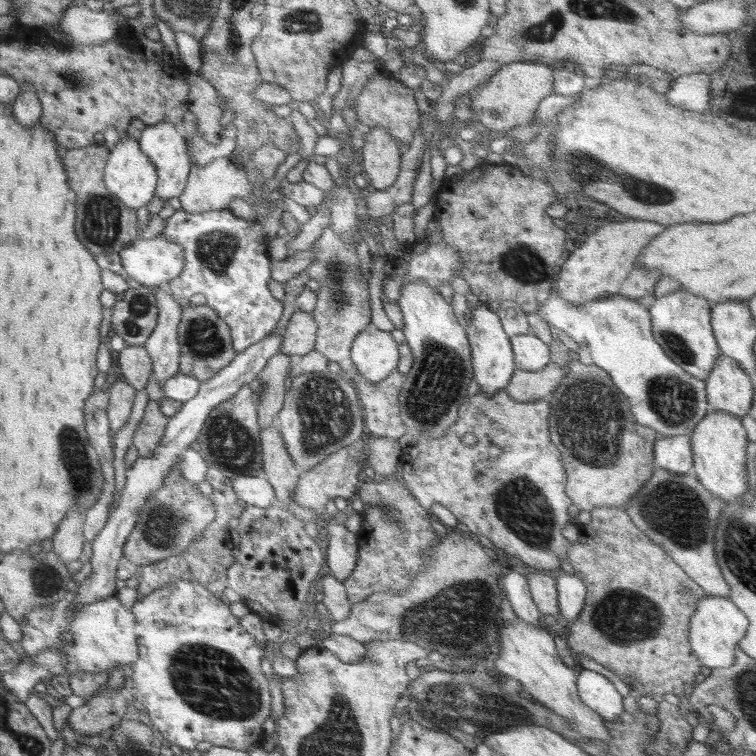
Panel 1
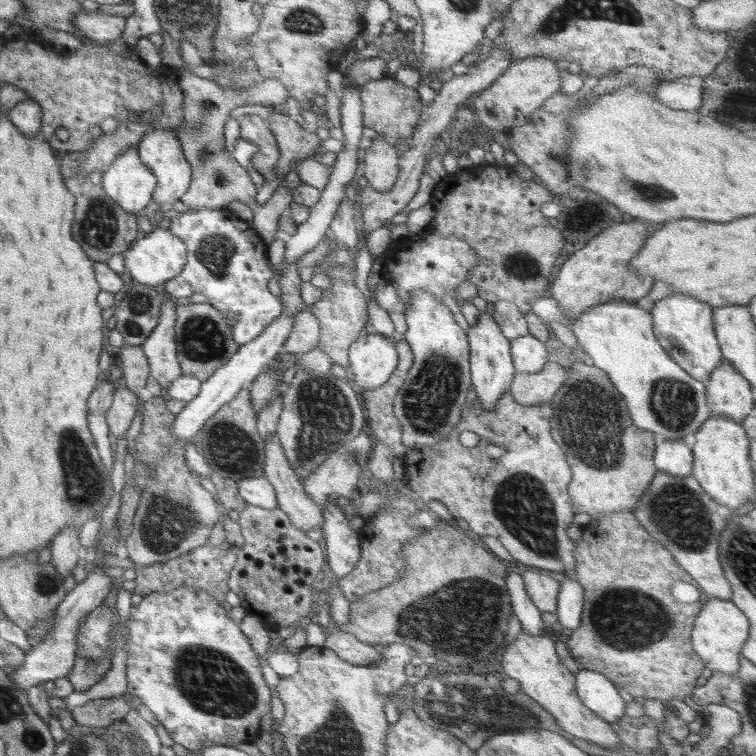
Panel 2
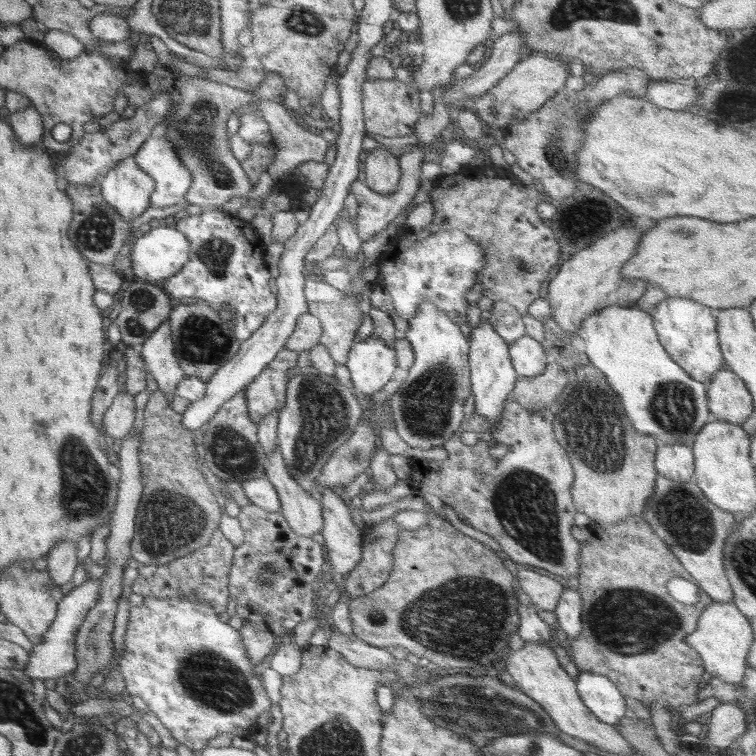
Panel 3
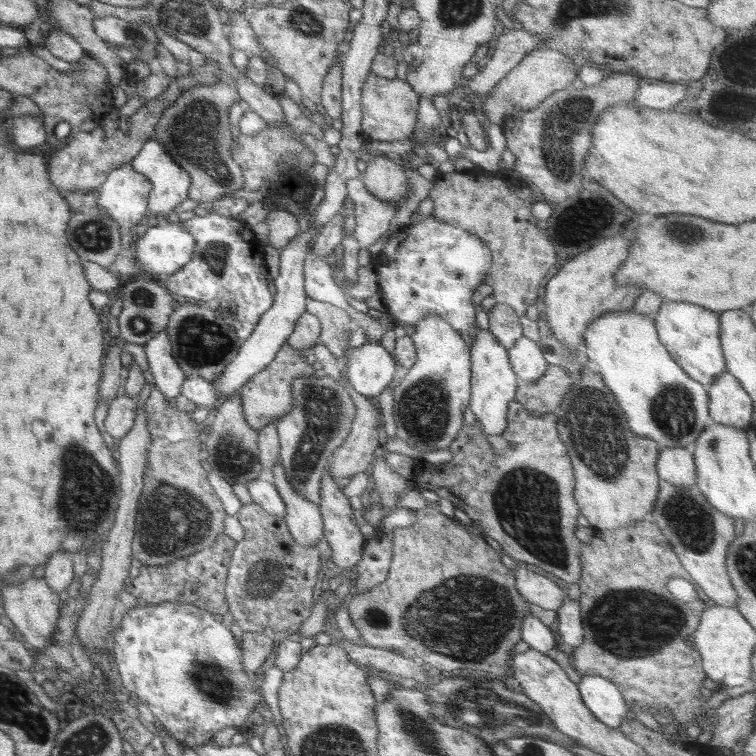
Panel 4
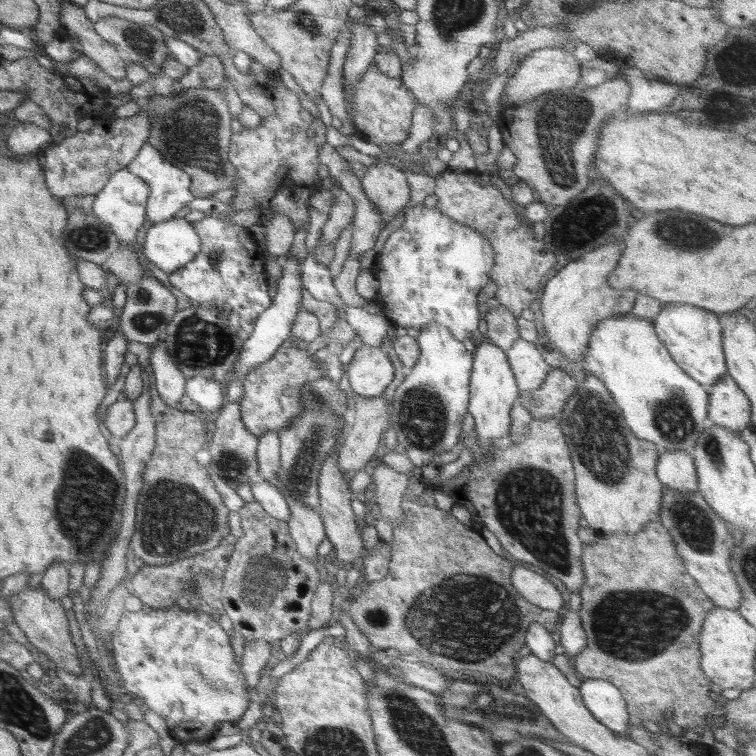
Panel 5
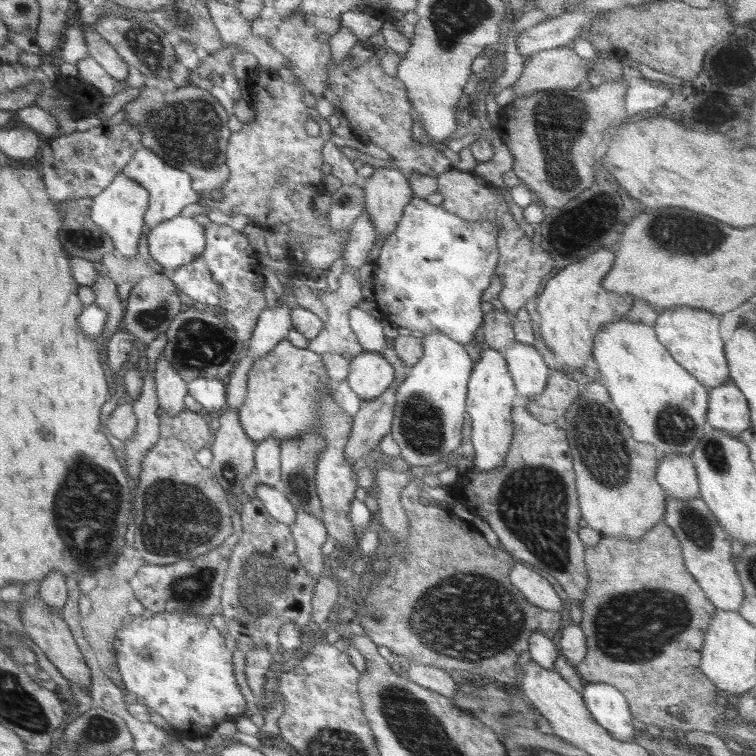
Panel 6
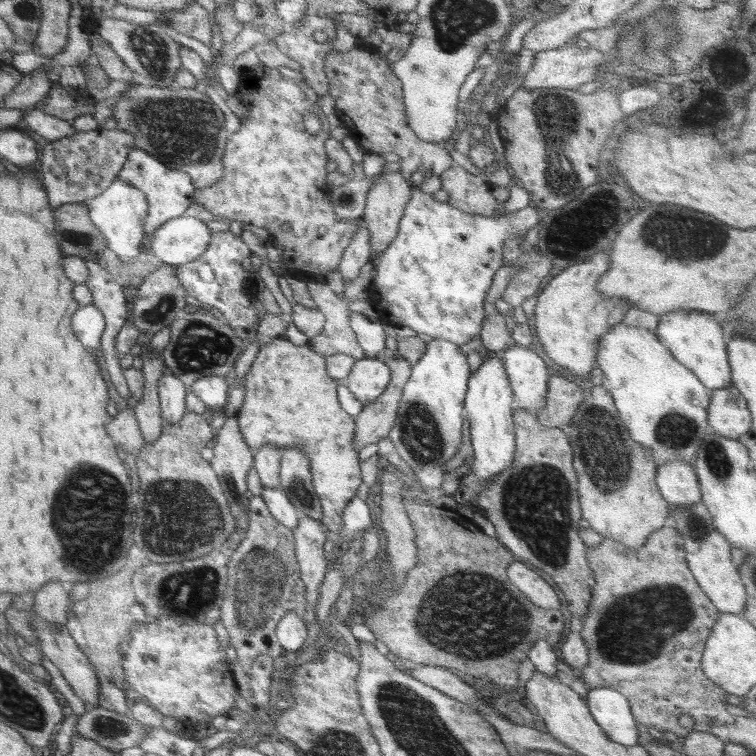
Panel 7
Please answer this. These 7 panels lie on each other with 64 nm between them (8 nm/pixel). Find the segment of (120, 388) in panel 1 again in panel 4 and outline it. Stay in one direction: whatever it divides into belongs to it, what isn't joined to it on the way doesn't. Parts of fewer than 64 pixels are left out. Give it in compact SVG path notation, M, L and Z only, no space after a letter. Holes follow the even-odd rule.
M120 395L113 399L104 420L107 433L119 441L134 426L137 415L137 401L132 397Z

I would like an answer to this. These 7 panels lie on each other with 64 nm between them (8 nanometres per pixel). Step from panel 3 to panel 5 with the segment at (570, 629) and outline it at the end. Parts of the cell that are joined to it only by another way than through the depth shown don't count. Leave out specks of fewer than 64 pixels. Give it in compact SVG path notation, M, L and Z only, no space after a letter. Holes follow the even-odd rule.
M568 606L564 608L561 615L560 633L557 635L557 641L560 642L559 650L572 659L580 654L588 639L578 612L571 611Z

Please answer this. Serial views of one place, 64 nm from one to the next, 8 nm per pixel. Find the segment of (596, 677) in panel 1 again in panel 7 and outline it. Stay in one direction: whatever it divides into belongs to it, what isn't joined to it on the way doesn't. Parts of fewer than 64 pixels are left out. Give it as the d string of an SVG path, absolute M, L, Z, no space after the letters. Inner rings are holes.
M596 687L589 689L586 701L592 718L612 742L626 747L643 741L628 699L621 692L610 687Z

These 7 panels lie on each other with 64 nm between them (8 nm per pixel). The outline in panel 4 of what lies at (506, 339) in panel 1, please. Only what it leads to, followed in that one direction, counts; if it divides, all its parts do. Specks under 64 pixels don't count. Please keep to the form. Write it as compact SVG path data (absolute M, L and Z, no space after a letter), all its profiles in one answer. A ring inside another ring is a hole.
M479 329L469 349L471 356L471 399L470 410L482 425L484 434L500 434L507 425L508 403L514 401L518 382L508 356L507 348L490 332Z

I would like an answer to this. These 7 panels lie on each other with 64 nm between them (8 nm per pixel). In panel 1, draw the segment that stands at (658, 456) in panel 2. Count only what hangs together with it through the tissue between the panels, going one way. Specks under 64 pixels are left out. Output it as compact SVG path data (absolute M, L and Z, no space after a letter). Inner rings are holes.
M688 434L658 437L653 453L656 467L680 474L692 472L693 452Z

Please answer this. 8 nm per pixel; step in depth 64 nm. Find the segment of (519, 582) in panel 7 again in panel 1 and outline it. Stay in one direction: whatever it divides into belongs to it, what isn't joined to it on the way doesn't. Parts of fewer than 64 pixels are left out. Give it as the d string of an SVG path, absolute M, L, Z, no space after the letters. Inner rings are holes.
M545 572L526 573L531 597L543 615L559 615L557 584Z

